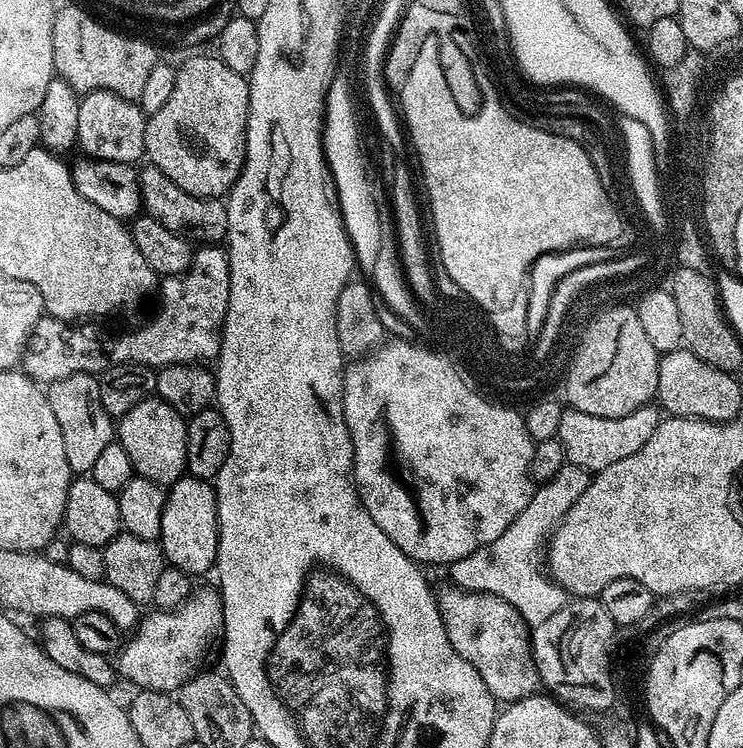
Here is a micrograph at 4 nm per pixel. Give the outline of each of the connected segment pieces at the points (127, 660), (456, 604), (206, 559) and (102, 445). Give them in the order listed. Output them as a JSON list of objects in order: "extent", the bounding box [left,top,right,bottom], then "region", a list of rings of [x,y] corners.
[{"extent":[118,587,224,693],"region":[[[215,587],[204,588],[189,596],[186,603],[178,608],[171,610],[152,610],[152,613],[145,615],[141,619],[138,627],[127,637],[126,643],[119,649],[120,664],[118,660],[118,672],[121,677],[124,676],[135,687],[149,692],[167,692],[175,693],[186,683],[190,677],[201,671],[204,655],[208,652],[208,647],[212,643],[217,643],[218,637],[222,632],[224,623],[224,607],[220,601],[219,591]]]},{"extent":[439,586,542,702],"region":[[[447,586],[439,589],[440,617],[446,626],[450,646],[486,682],[497,701],[511,702],[535,696],[542,685],[536,664],[532,660],[530,628],[524,619],[502,598],[489,592],[467,592],[464,588]]]},{"extent":[158,474,218,574],"region":[[[187,474],[167,489],[166,506],[162,510],[162,530],[158,541],[165,561],[171,567],[189,574],[204,572],[216,563],[218,550],[218,514],[216,490],[207,480]]]},{"extent":[46,373,114,474],"region":[[[90,373],[70,374],[70,378],[55,380],[47,385],[46,395],[50,402],[50,410],[54,410],[54,419],[58,421],[58,430],[62,430],[62,446],[66,449],[66,462],[73,474],[91,473],[94,462],[106,450],[106,446],[114,443],[114,420],[106,414],[100,397],[100,381]]]}]

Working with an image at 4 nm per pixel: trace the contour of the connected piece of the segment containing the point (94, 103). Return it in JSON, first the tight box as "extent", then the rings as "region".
{"extent":[76,92,146,165],"region":[[[86,92],[80,96],[76,142],[83,155],[94,160],[135,165],[136,159],[145,155],[145,134],[146,117],[139,103],[122,98],[113,92]]]}

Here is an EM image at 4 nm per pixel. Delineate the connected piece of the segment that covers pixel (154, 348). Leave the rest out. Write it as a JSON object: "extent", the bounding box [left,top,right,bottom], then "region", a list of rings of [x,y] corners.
{"extent":[142,246,230,368],"region":[[[200,246],[193,251],[192,261],[185,272],[176,276],[165,276],[159,281],[160,309],[156,317],[145,323],[148,332],[144,332],[144,358],[142,366],[147,368],[169,368],[172,364],[198,364],[215,361],[220,355],[220,339],[224,329],[224,319],[228,309],[230,294],[230,266],[228,253],[220,246]]]}

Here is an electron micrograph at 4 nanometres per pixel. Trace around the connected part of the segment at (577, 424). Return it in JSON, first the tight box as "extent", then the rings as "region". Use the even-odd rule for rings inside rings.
{"extent":[556,406,661,474],"region":[[[568,406],[558,422],[556,439],[562,446],[567,463],[595,474],[606,470],[606,466],[614,466],[614,462],[622,462],[622,458],[630,458],[630,454],[638,454],[638,450],[642,450],[642,446],[650,440],[650,434],[654,434],[660,425],[661,419],[661,409],[656,406],[638,408],[624,417],[599,417]]]}

